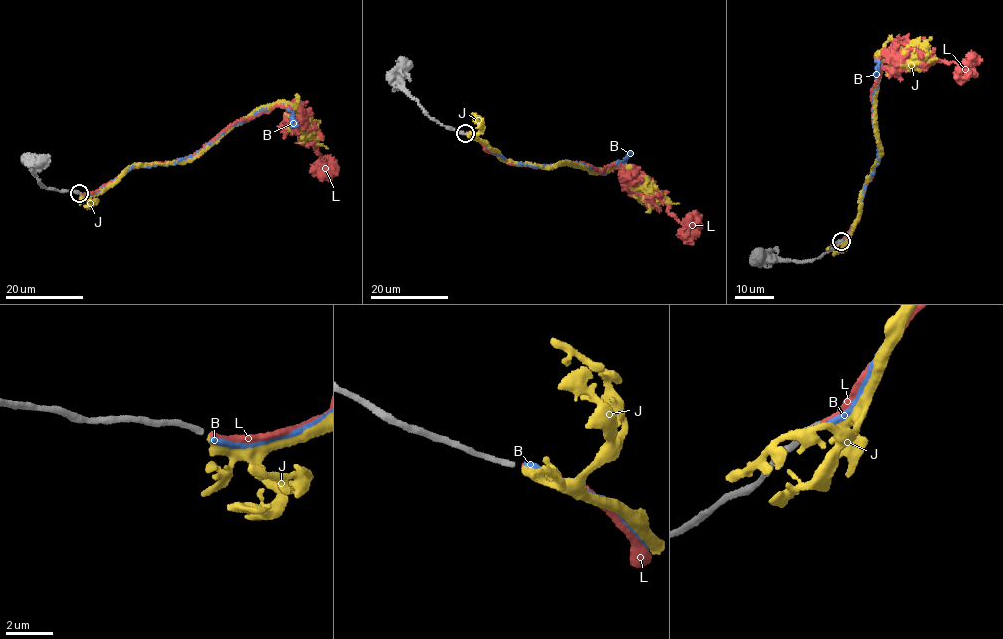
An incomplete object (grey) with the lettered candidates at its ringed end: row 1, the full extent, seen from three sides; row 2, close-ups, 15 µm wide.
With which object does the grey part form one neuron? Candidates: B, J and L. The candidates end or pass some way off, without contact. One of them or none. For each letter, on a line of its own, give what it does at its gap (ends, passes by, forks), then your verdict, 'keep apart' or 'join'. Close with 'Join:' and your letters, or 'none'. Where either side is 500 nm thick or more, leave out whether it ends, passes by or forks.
B: it ends there; keep apart
J: it ends there; keep apart
L: it ends there; join
Join: L

